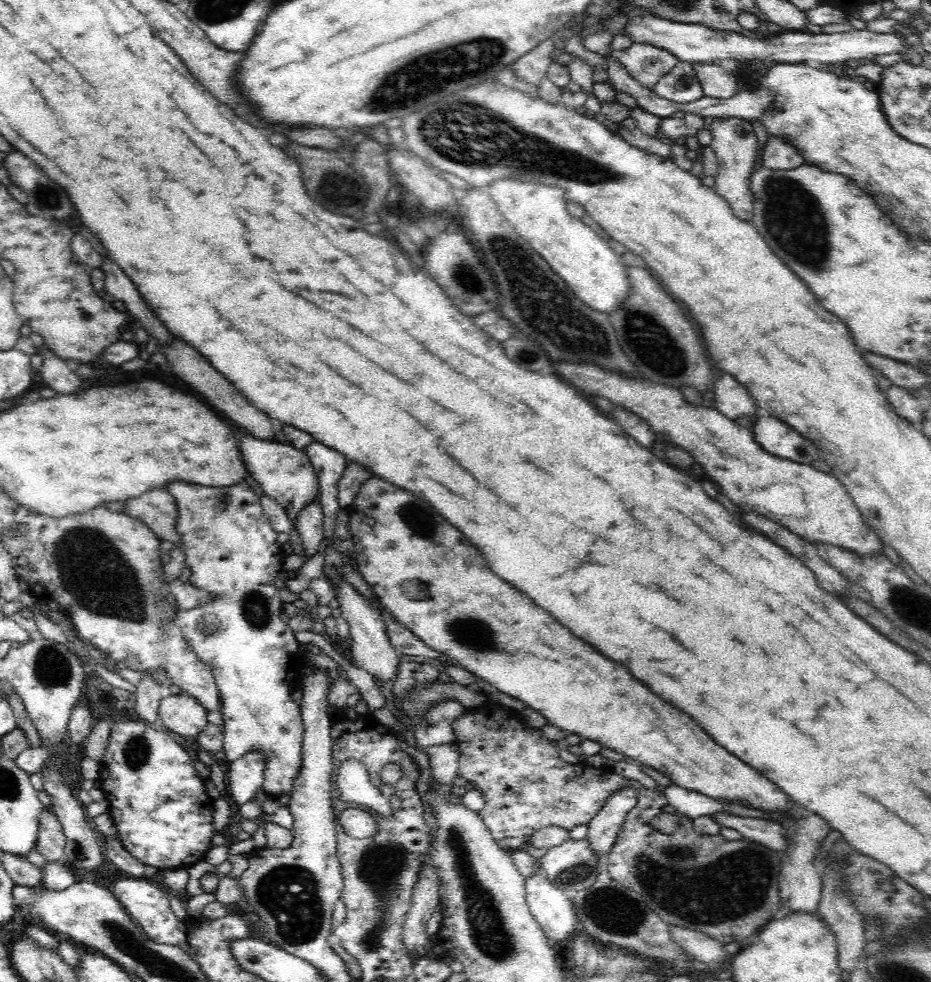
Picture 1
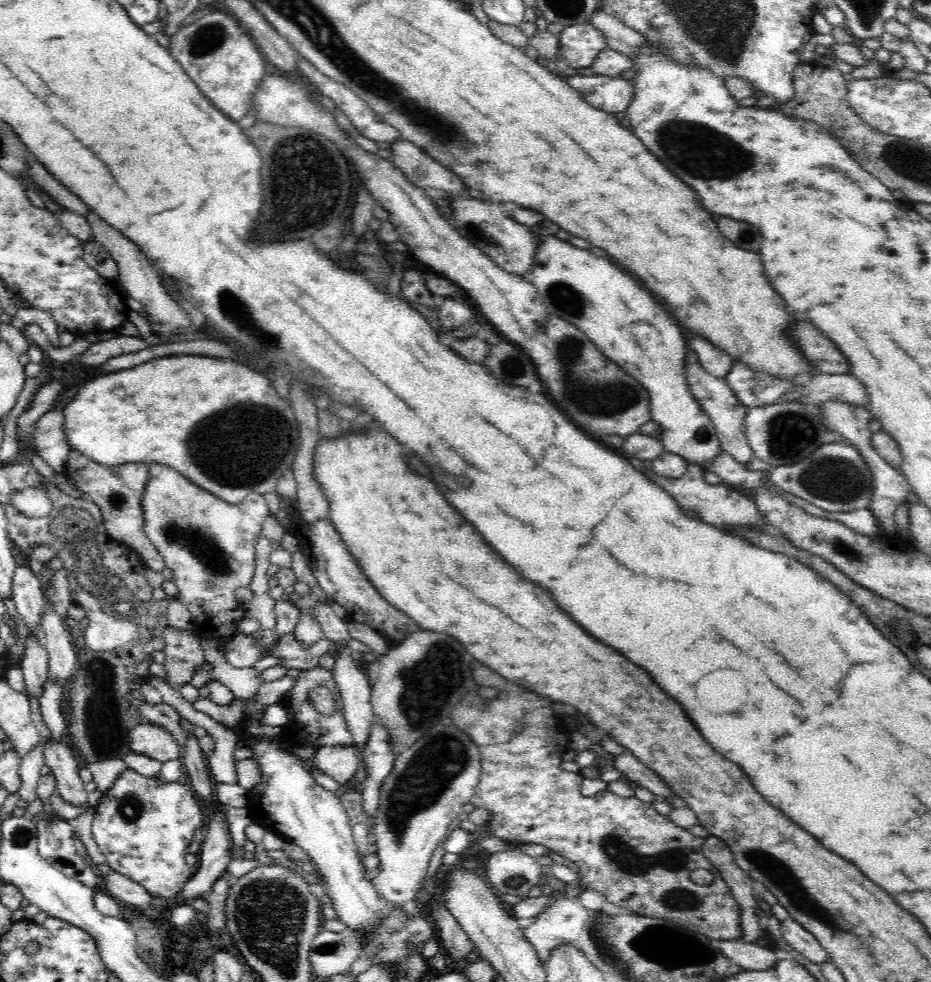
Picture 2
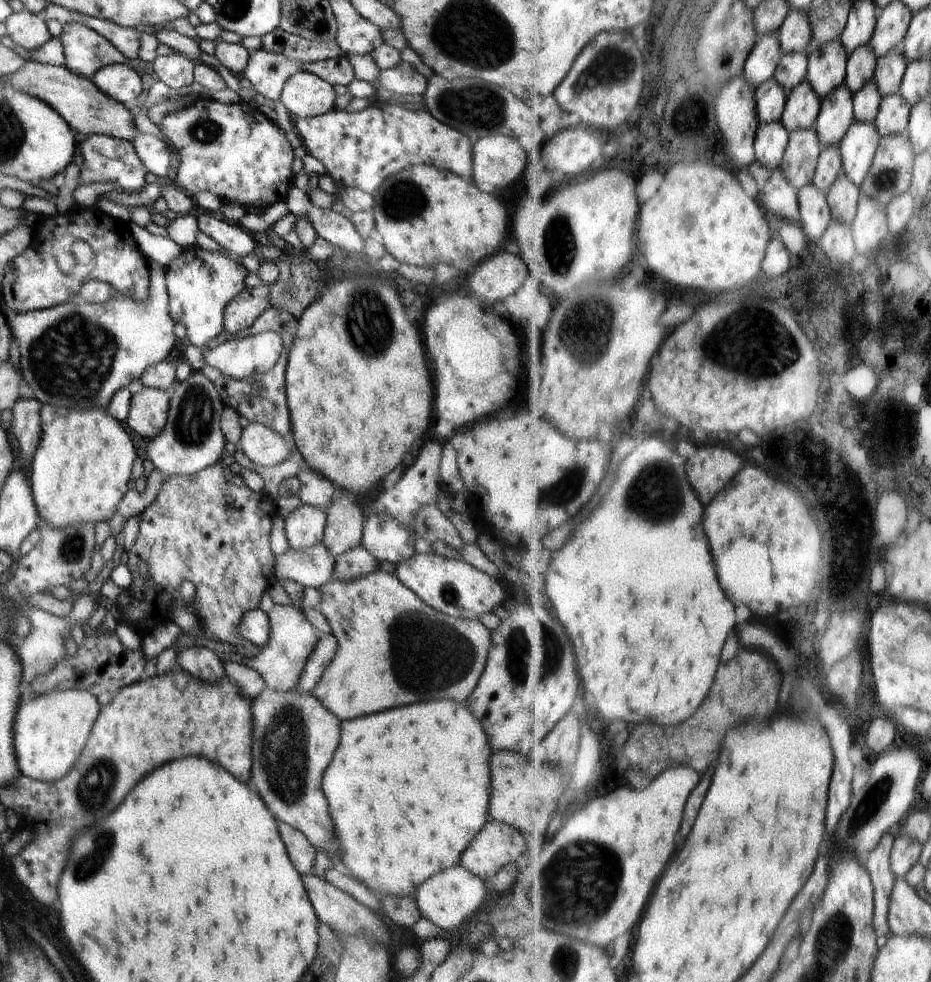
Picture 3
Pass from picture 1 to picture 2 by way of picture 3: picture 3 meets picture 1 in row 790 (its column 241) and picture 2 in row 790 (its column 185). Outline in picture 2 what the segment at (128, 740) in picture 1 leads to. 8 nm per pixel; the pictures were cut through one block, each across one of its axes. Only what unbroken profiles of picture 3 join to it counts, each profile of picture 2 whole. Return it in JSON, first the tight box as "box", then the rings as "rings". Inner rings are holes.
{"box":[92,766,207,898],"rings":[[[126,766],[94,808],[92,835],[110,868],[142,885],[152,898],[175,898],[184,890],[186,882],[194,874],[186,864],[188,847],[193,843],[195,830],[205,829],[207,821],[203,805],[188,784],[169,782],[160,776],[146,778]]]}

